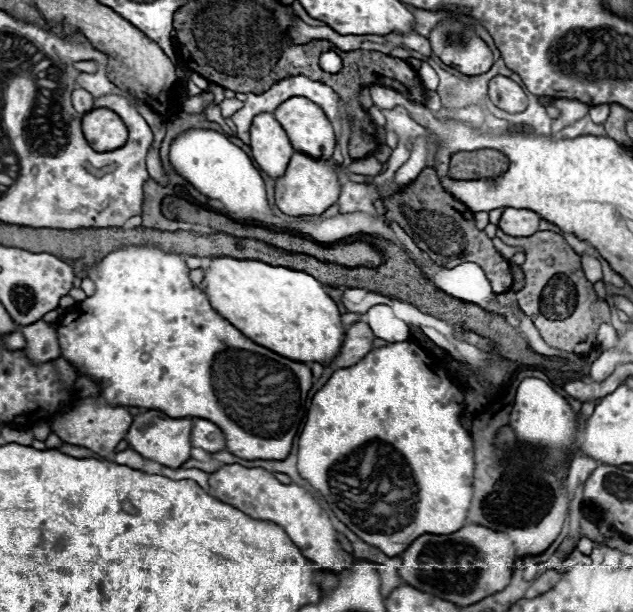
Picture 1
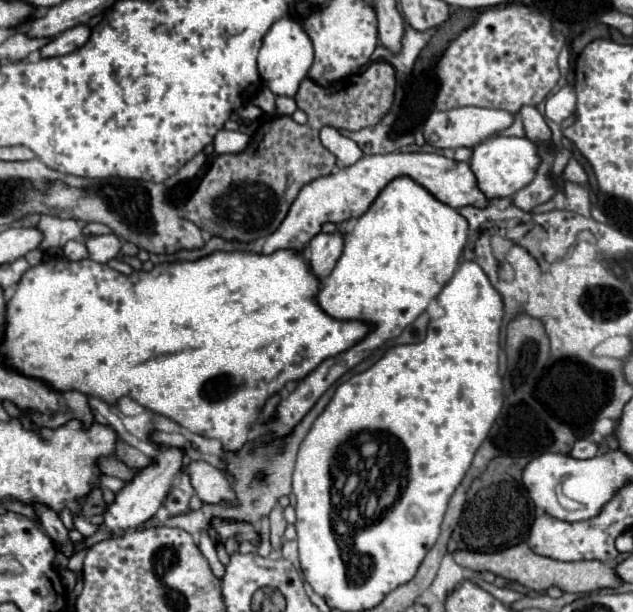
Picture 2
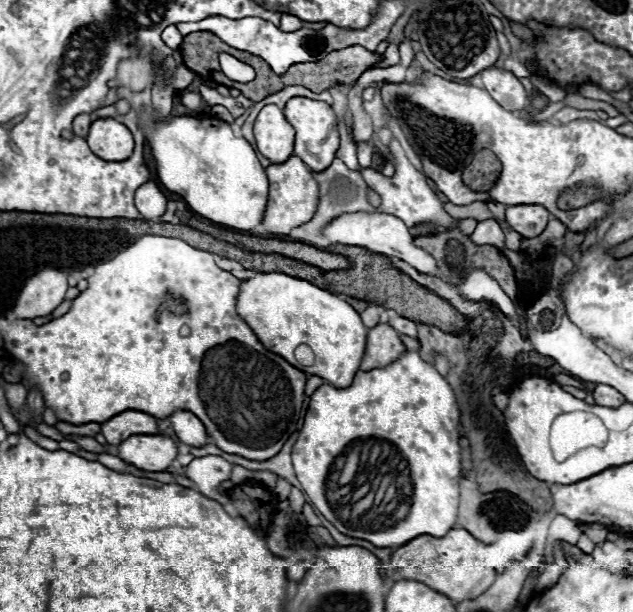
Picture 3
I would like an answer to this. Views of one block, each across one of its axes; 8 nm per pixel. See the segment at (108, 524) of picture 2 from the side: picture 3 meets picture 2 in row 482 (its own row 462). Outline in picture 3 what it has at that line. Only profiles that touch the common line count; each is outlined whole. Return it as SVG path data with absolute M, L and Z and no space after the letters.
M140 434L140 436L130 436L124 442L118 444L118 456L148 472L162 472L166 470L178 454L178 448L174 440L162 434Z

